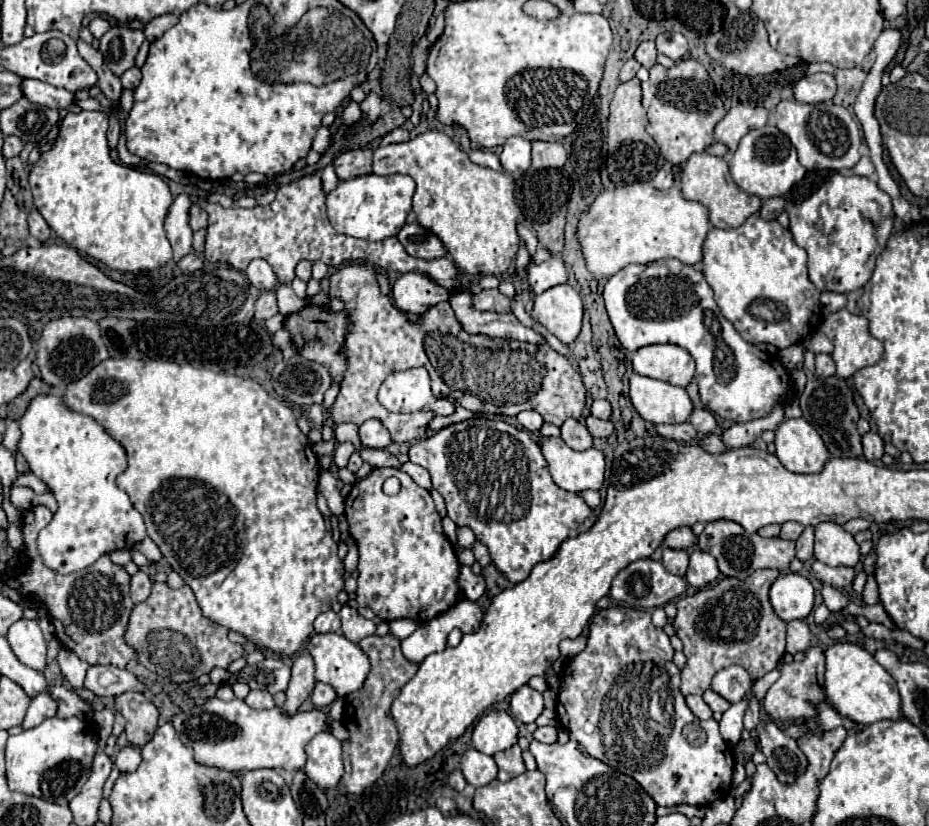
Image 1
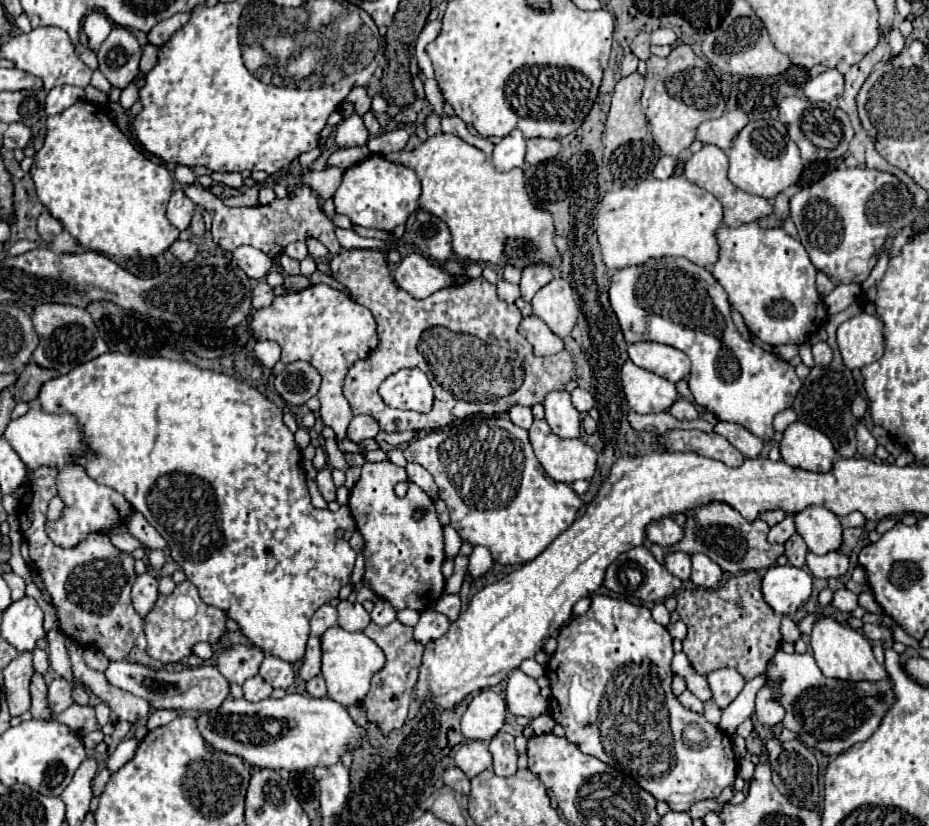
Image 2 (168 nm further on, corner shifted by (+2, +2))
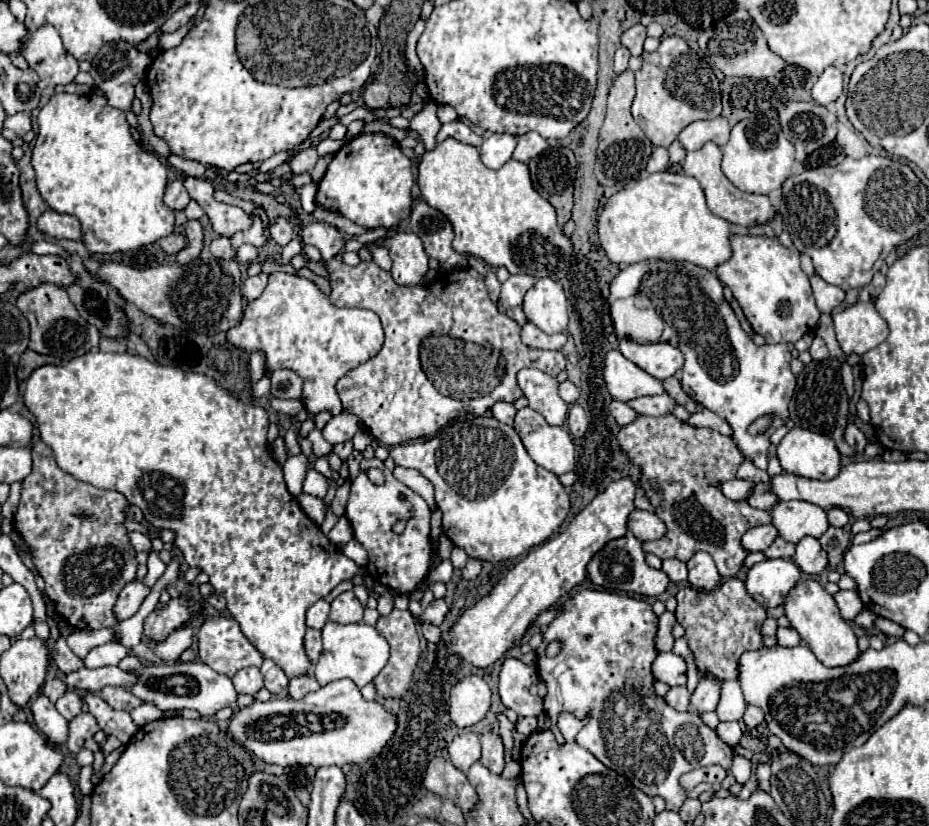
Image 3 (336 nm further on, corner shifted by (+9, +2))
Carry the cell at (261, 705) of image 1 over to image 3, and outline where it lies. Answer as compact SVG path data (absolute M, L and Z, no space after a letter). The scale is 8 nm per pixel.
M242 668L234 678L234 688L238 694L250 694L256 696L256 692L262 688L262 674L258 668Z

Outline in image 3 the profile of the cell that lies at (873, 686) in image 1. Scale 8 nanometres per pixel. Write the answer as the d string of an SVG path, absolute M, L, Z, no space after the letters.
M816 580L798 582L792 588L792 592L788 594L784 610L786 610L786 616L792 624L792 628L800 634L800 638L806 642L806 646L814 652L814 656L826 668L848 666L848 664L858 660L860 650L858 650L856 634L852 632L850 624L846 620L842 620L834 598L828 592L824 592L824 588Z

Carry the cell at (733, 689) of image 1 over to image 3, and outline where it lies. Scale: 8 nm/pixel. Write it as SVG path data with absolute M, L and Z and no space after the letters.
M710 676L700 678L700 682L690 698L692 708L700 714L710 712L710 710L716 710L718 700L720 700L720 682L716 678L710 678Z

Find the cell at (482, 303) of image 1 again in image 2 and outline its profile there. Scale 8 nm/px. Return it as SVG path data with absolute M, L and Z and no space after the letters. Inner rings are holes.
M341 250L335 254L329 262L332 276L345 286L345 292L365 308L369 308L377 320L377 334L379 334L379 346L369 354L365 360L357 362L343 384L343 394L351 404L353 414L369 414L375 418L383 432L405 432L405 430L417 430L417 432L431 432L448 426L451 418L465 418L469 414L503 414L511 406L533 406L541 404L545 394L551 390L563 390L569 380L575 378L575 366L571 360L571 354L567 350L561 350L553 356L537 358L531 350L531 344L519 334L519 318L521 312L515 304L507 304L497 298L495 286L489 284L483 276L471 278L463 284L453 284L447 288L441 288L439 292L415 300L409 292L403 292L391 276L389 264L385 260L383 250ZM401 368L419 368L427 374L433 386L433 408L427 414L411 412L411 410L397 410L387 406L379 396L379 384L391 376L393 372L399 372Z

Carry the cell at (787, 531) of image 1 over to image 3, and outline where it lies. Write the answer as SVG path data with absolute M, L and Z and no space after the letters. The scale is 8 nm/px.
M772 524L760 526L760 528L750 528L744 536L742 536L742 546L748 552L764 552L778 536L778 530Z

